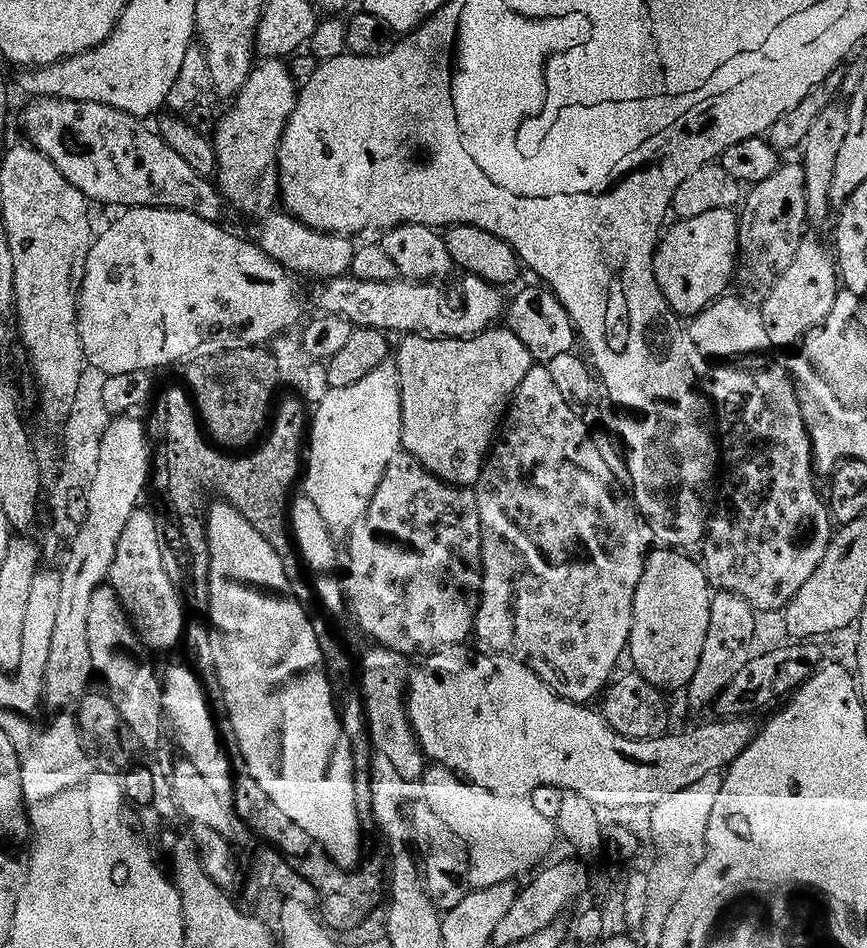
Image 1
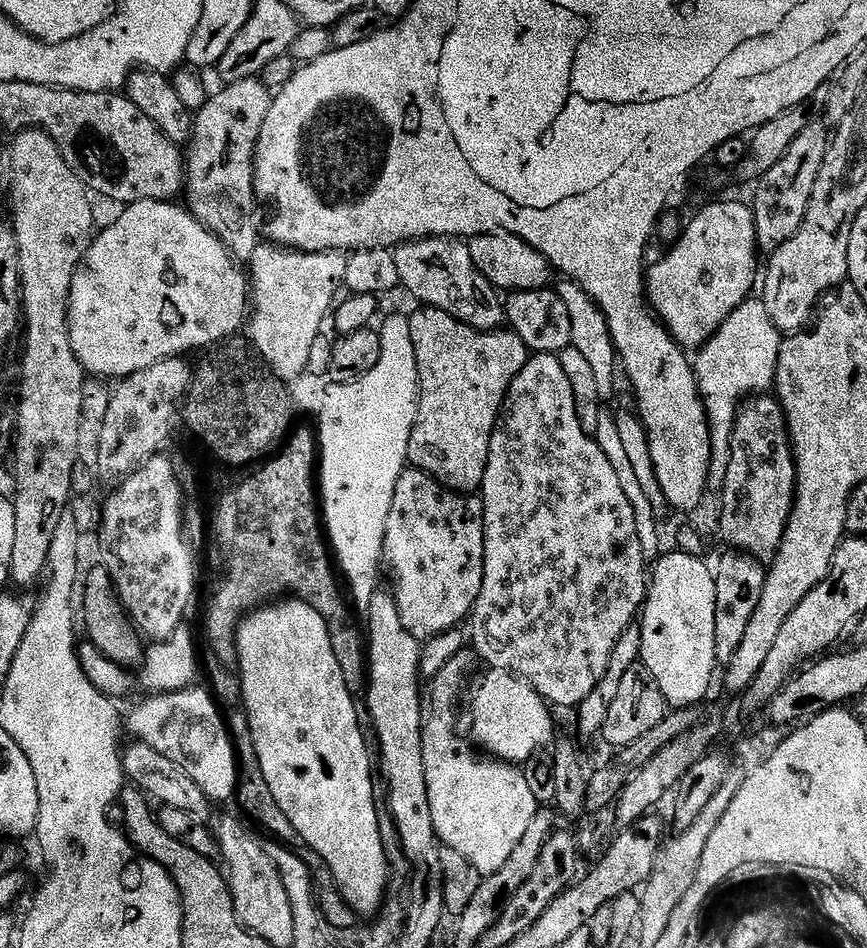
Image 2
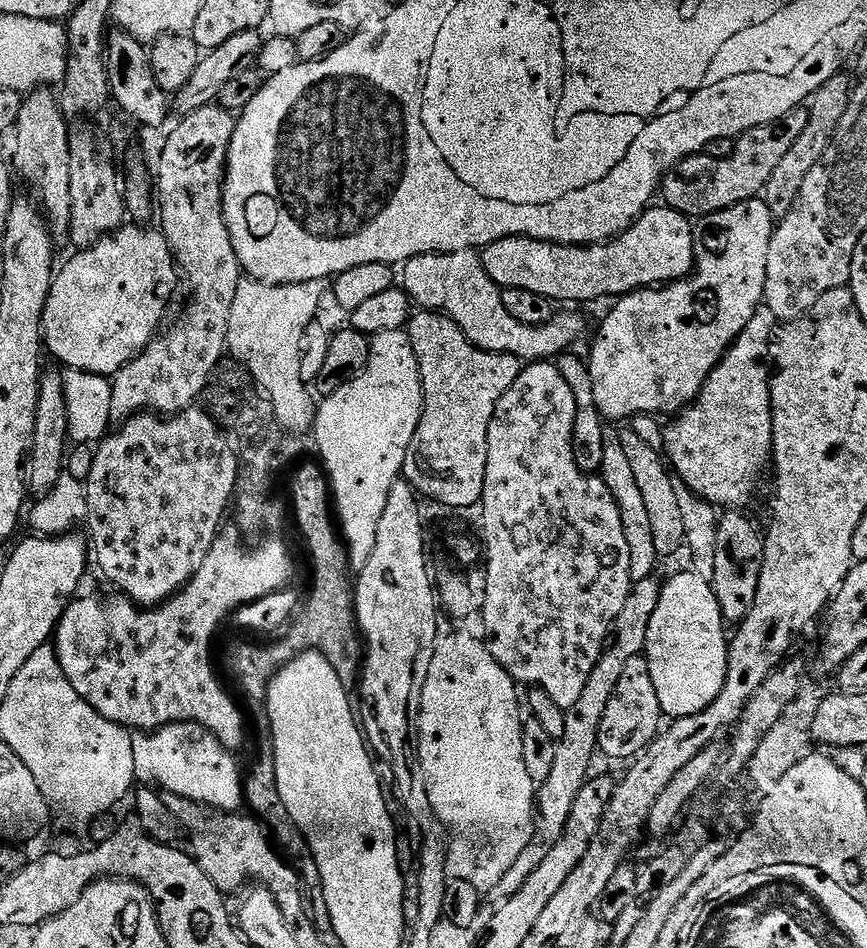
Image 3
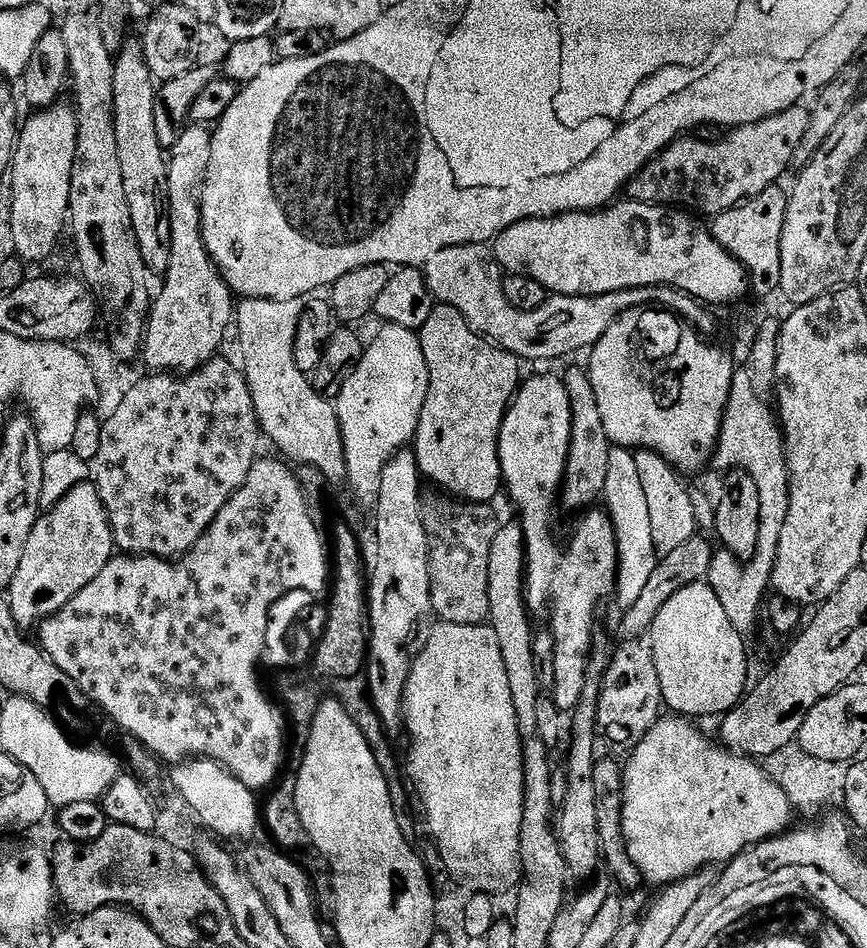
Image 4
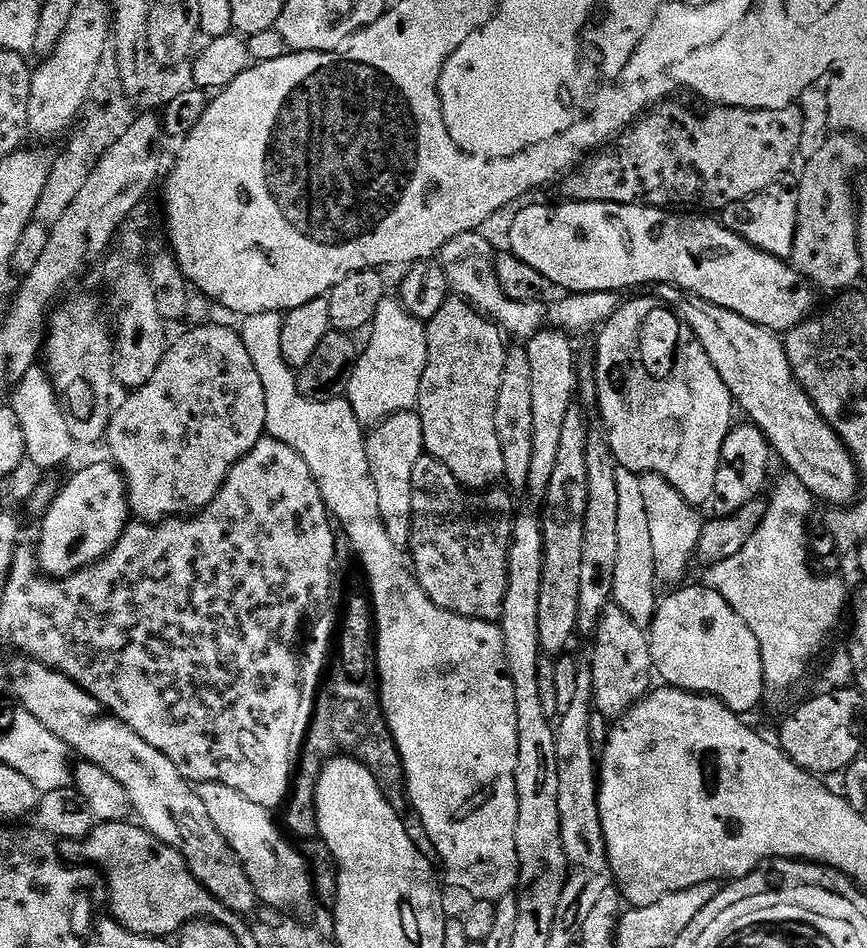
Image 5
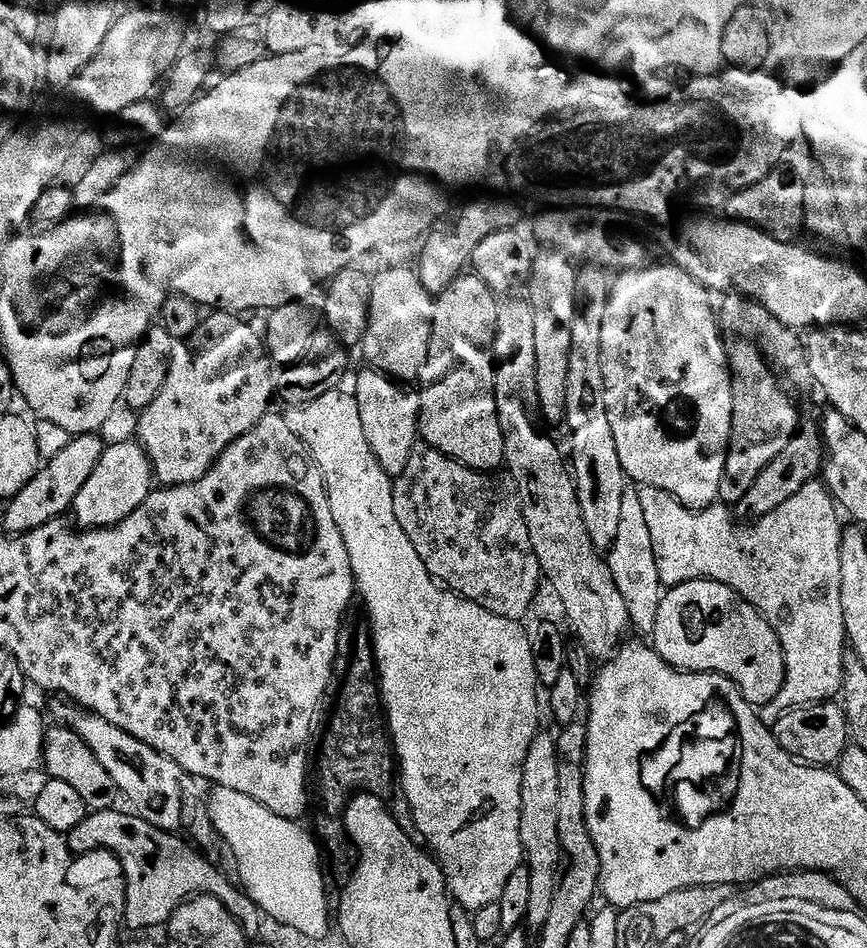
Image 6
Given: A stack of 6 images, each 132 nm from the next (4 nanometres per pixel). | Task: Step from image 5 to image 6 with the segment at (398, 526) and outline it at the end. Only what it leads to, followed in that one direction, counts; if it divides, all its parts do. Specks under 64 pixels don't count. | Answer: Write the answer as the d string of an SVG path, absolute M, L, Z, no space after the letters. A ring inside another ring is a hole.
M365 367L365 372L356 380L354 395L358 402L358 414L362 418L362 430L366 430L366 442L387 476L400 476L406 470L410 454L418 446L420 435L420 394L419 391L403 392L401 385L391 376Z

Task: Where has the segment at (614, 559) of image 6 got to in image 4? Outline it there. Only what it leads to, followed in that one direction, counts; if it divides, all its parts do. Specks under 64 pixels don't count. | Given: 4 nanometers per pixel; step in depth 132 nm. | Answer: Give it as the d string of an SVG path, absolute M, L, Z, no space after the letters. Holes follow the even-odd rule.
M613 446L610 450L610 462L602 500L603 503L608 503L606 511L612 520L618 546L618 570L616 571L614 600L621 604L621 609L626 610L630 606L634 606L634 602L638 602L638 597L647 585L650 574L654 574L658 559L658 553L654 546L654 534L650 534L650 509L646 506L646 489L642 487L642 481L638 478L638 462L629 449Z

